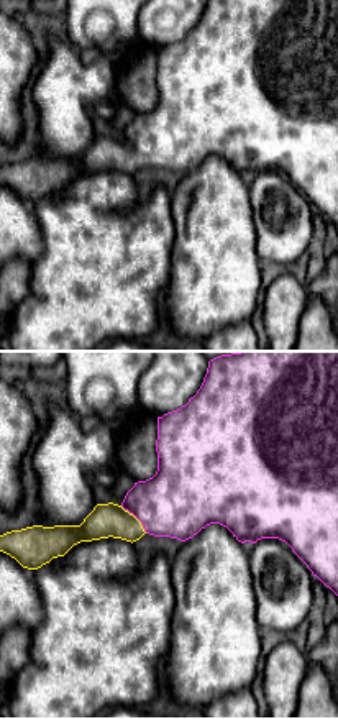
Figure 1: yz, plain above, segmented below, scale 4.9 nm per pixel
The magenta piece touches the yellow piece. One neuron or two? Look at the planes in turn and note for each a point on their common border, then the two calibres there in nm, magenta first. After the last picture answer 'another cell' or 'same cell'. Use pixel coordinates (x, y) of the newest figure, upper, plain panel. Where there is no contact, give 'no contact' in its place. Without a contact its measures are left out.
meets magenta at (135, 148); 360 nm thick on the magenta side, 160 nm on the other

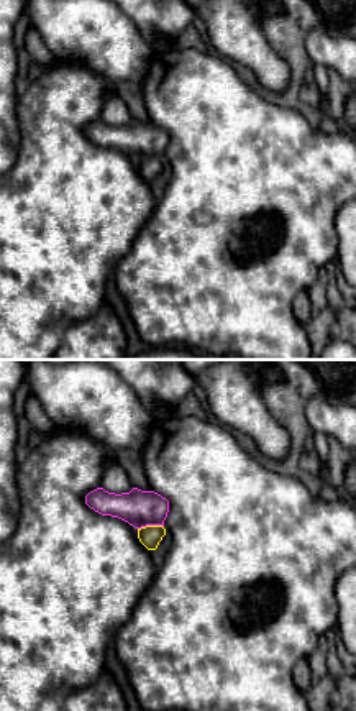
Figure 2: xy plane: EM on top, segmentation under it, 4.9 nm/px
meets magenta at (150, 156); 180 nm thick on the magenta side, 110 nm on the other

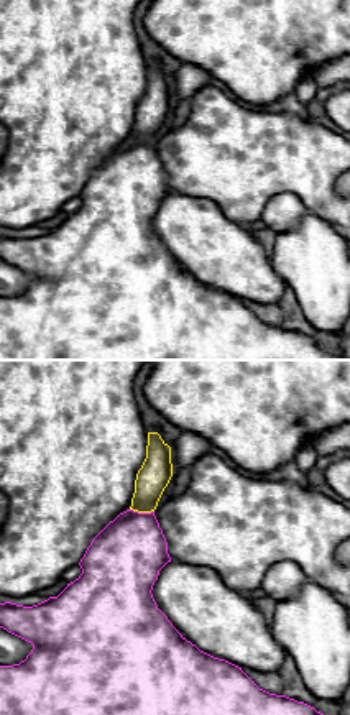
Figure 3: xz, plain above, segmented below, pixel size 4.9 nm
meets magenta at (142, 145); 360 nm thick on the magenta side, 160 nm on the other

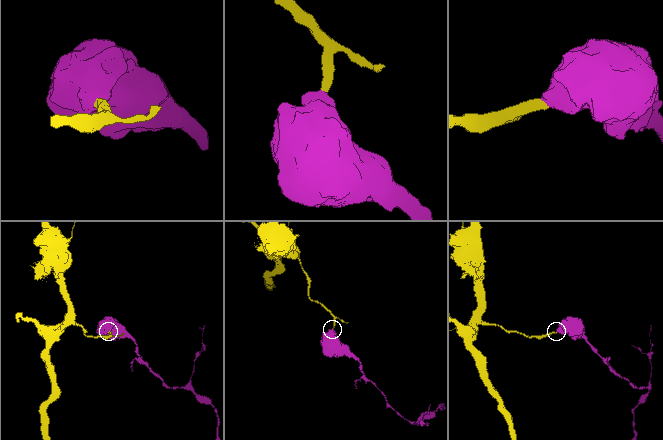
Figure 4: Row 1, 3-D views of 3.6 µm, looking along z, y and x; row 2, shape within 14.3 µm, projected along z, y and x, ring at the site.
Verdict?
same cell

